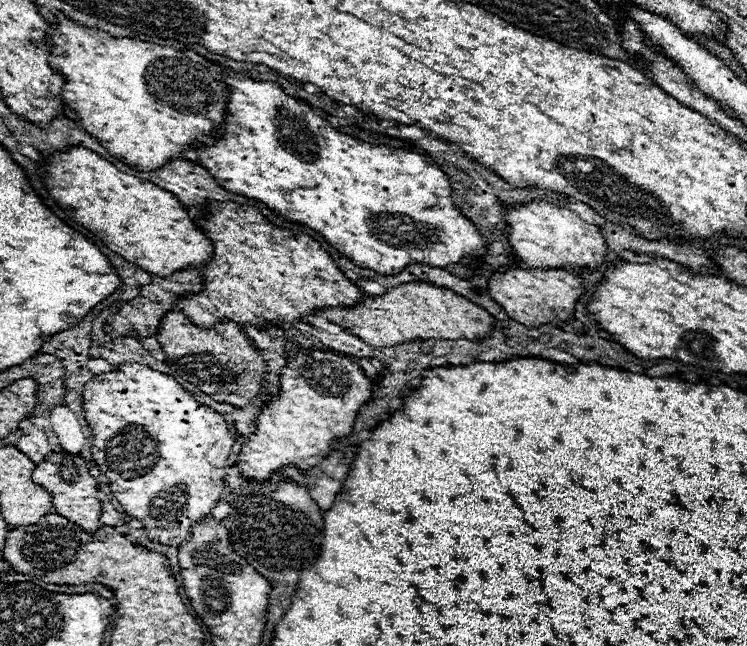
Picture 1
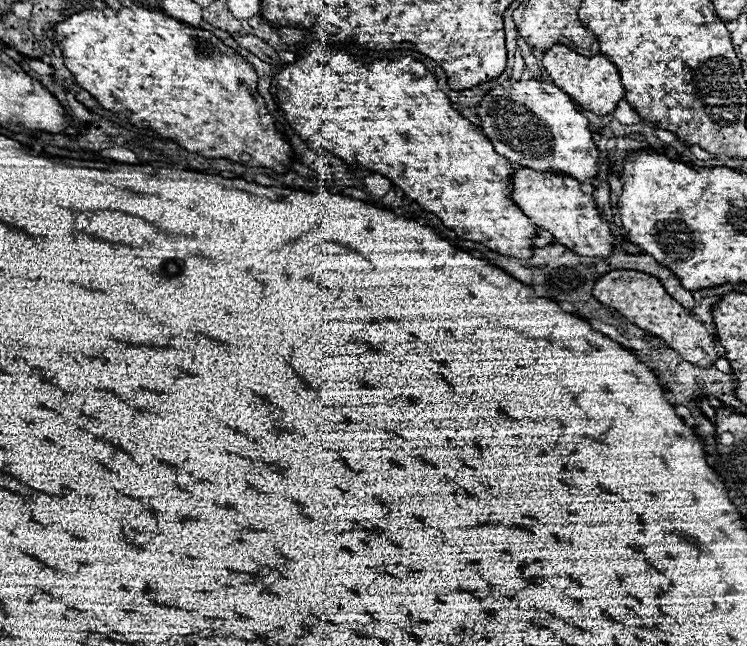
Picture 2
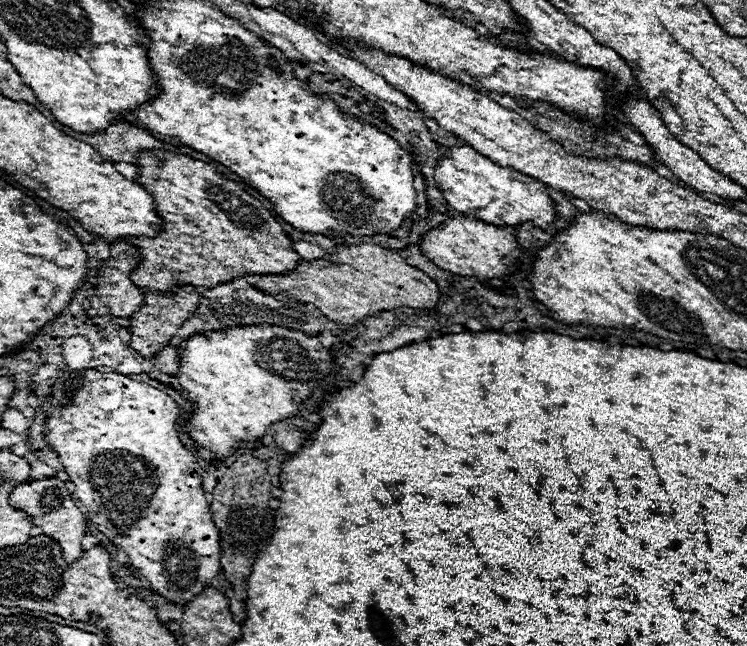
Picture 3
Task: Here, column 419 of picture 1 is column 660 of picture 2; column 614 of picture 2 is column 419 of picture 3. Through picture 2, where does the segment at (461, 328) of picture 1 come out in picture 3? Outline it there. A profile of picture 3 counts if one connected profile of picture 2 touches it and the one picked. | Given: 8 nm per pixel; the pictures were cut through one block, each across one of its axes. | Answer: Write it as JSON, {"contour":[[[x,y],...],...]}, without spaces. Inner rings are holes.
{"contour":[[[372,244],[338,246],[338,254],[324,260],[302,260],[290,274],[246,276],[244,280],[266,294],[290,296],[298,302],[314,304],[326,318],[340,324],[358,324],[366,316],[402,306],[432,310],[440,300],[440,288],[428,274],[408,266],[400,254]]]}

